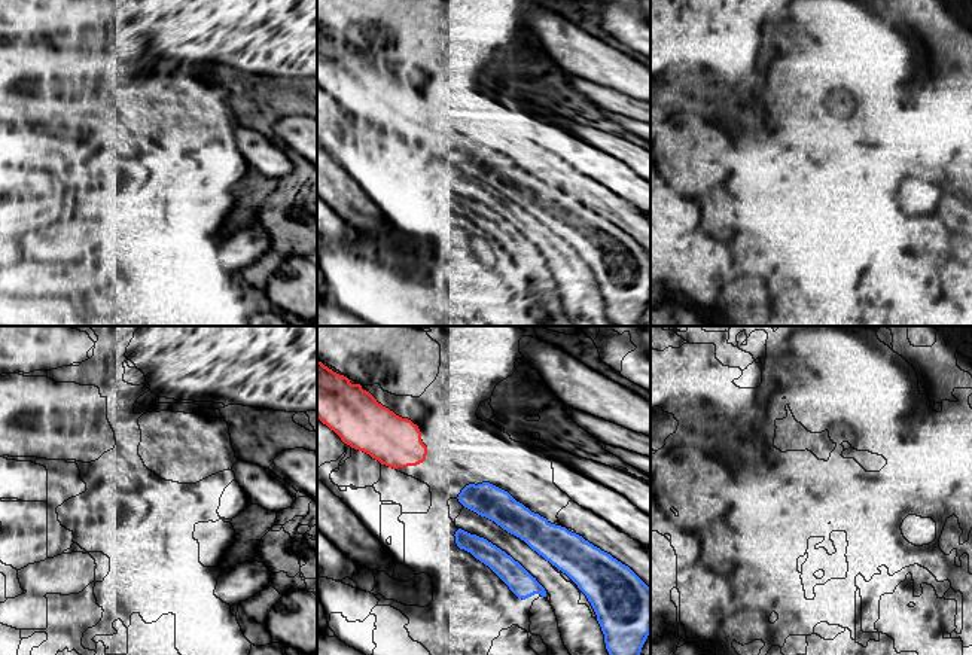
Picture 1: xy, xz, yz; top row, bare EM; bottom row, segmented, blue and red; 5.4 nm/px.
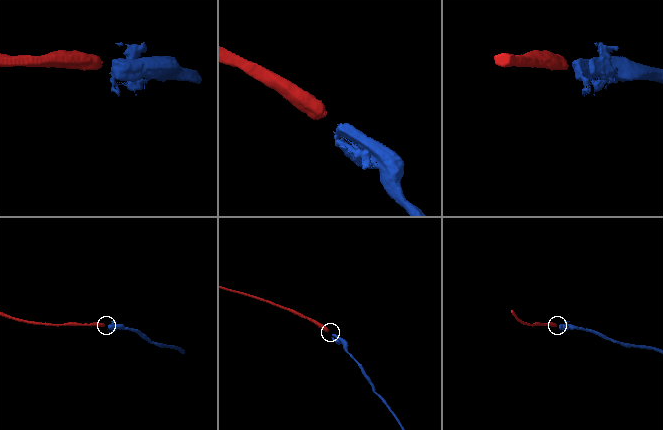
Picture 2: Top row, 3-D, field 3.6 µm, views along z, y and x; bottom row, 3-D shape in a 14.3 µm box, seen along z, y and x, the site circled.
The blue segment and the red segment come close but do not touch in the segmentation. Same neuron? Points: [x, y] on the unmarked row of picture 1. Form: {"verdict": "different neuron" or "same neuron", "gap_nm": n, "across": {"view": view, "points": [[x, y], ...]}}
{"verdict": "different neuron", "gap_nm": 260, "across": {"view": "xz", "points": [[462, 157], [424, 125]]}}

